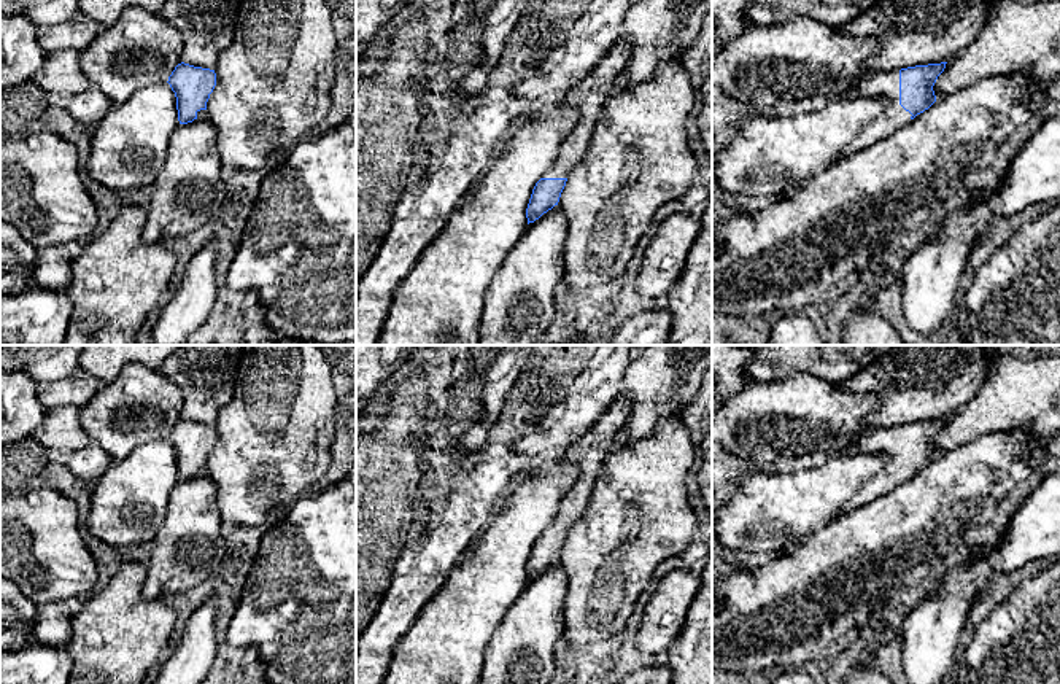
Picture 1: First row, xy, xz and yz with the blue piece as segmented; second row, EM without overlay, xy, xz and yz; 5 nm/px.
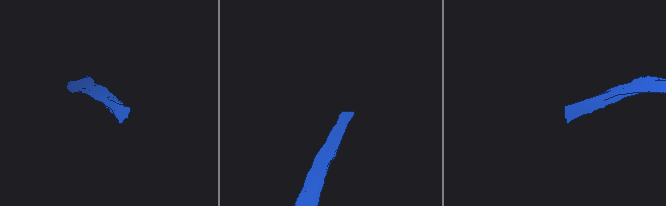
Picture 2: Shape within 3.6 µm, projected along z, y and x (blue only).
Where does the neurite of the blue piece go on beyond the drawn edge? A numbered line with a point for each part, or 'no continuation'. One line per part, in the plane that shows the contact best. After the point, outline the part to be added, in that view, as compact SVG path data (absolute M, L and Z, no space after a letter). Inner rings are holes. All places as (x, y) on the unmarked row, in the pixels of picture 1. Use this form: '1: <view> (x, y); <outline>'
1: yz (885, 441); M899 426L869 428L845 453L880 453L887 464L872 479L863 482L857 493L838 511L836 519L890 493L911 477L911 469L899 461Z

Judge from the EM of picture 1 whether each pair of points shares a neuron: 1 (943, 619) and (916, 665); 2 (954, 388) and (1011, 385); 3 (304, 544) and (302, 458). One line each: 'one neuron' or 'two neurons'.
1: one neuron
2: two neurons
3: two neurons

